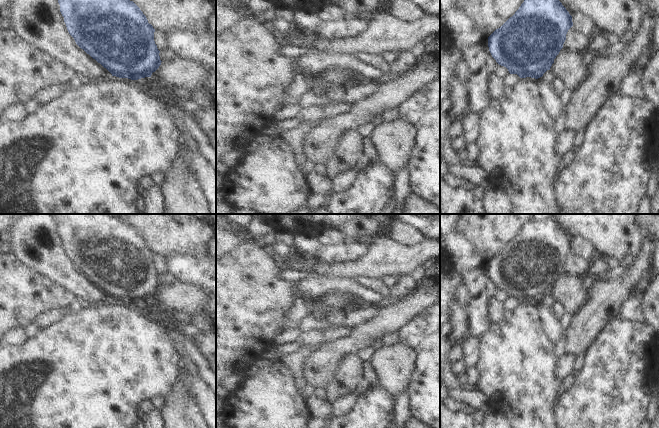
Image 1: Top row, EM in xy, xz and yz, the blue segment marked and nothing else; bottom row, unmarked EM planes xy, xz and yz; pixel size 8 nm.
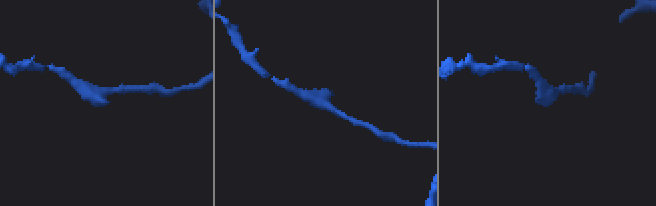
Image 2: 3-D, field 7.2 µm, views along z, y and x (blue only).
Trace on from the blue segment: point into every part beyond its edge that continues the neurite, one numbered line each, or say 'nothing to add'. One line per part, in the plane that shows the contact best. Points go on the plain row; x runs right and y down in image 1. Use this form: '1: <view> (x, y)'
nothing to add

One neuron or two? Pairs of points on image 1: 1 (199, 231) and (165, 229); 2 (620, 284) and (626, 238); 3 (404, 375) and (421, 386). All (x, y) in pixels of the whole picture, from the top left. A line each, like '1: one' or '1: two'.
1: one
2: two
3: two

